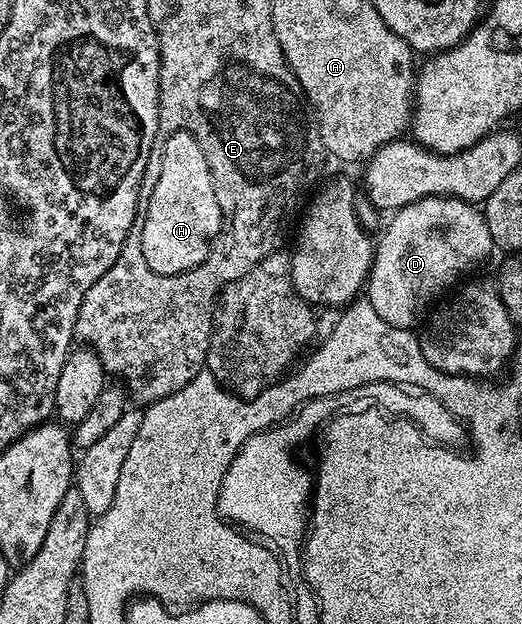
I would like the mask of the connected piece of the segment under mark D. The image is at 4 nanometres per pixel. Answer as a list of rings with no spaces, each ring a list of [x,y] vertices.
[[[423,197],[396,209],[382,233],[383,238],[373,249],[365,297],[385,323],[398,329],[414,330],[415,320],[434,297],[441,296],[447,288],[450,290],[462,273],[469,272],[493,253],[482,212],[472,202],[457,197]]]

